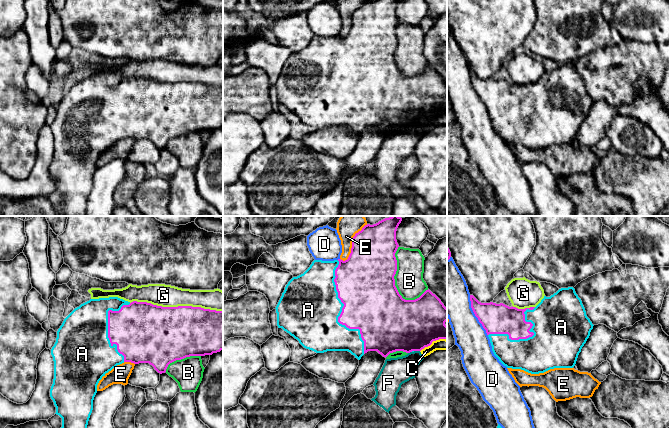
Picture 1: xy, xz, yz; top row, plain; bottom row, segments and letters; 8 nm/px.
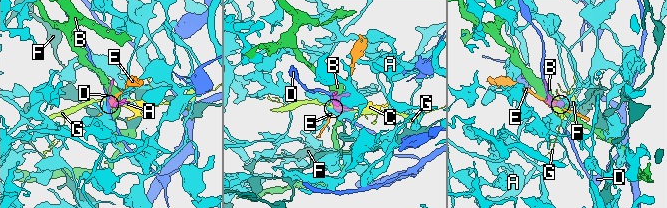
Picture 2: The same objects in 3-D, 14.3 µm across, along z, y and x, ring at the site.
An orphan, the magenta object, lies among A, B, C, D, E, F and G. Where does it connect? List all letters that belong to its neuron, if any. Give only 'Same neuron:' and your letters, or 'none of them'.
Same neuron: A

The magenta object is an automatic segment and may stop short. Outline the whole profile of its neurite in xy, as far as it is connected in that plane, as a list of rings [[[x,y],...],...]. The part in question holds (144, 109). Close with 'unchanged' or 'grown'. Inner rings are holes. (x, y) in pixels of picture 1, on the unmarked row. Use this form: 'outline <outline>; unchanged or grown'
outline [[[118,73],[90,75],[75,84],[63,97],[57,107],[57,114],[51,125],[51,131],[54,137],[54,155],[50,165],[50,173],[56,183],[56,189],[62,194],[62,203],[58,209],[55,209],[58,216],[87,216],[86,206],[90,191],[93,186],[93,176],[97,169],[97,161],[106,149],[111,147],[117,141],[124,138],[134,140],[149,139],[154,145],[162,150],[166,148],[168,141],[176,136],[181,136],[190,132],[212,131],[223,126],[223,87],[204,85],[201,83],[178,82],[178,83],[162,83],[147,78],[128,78]]]; grown

